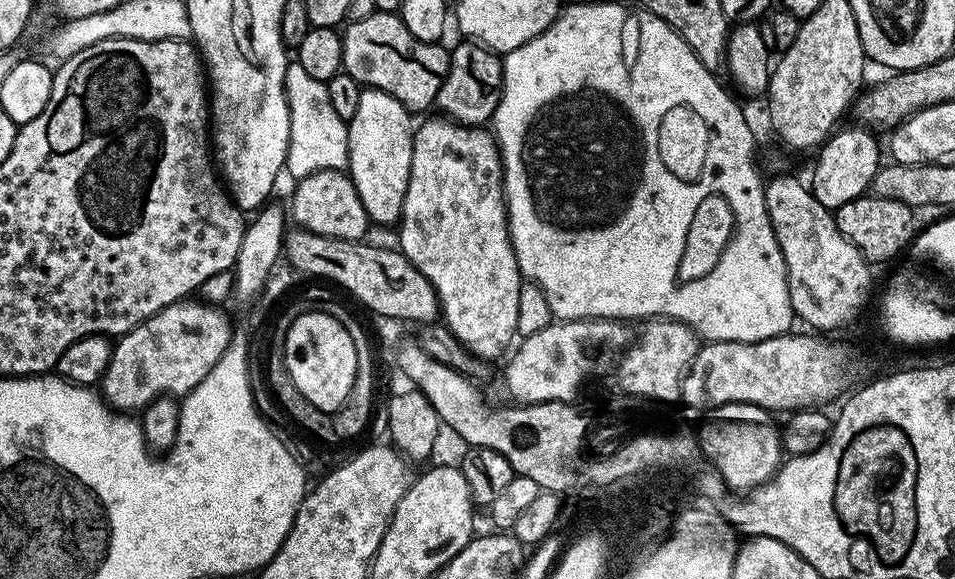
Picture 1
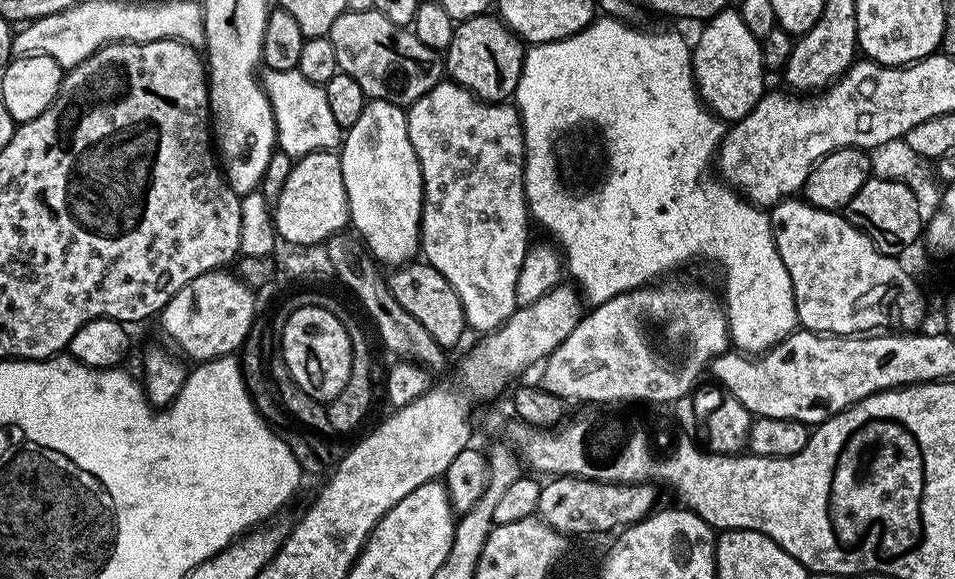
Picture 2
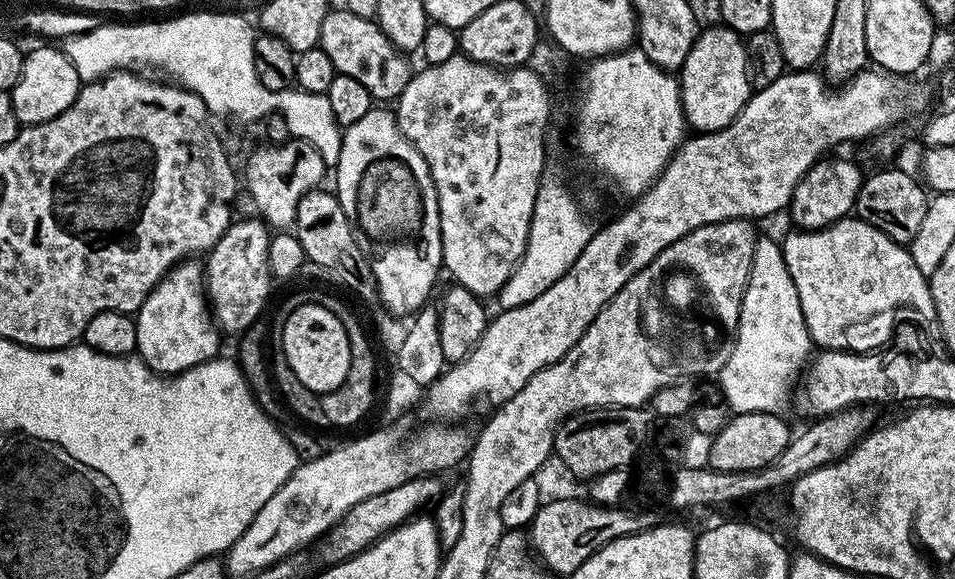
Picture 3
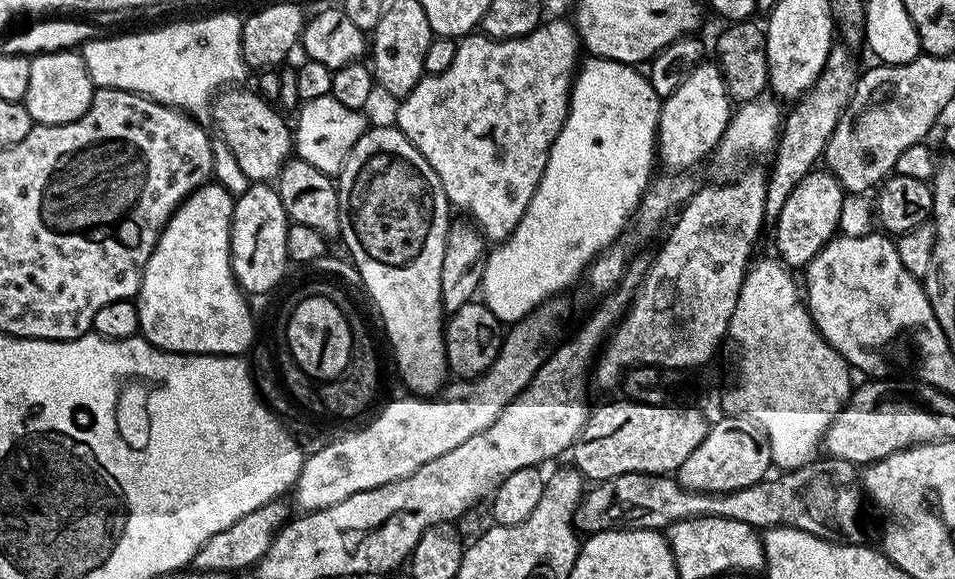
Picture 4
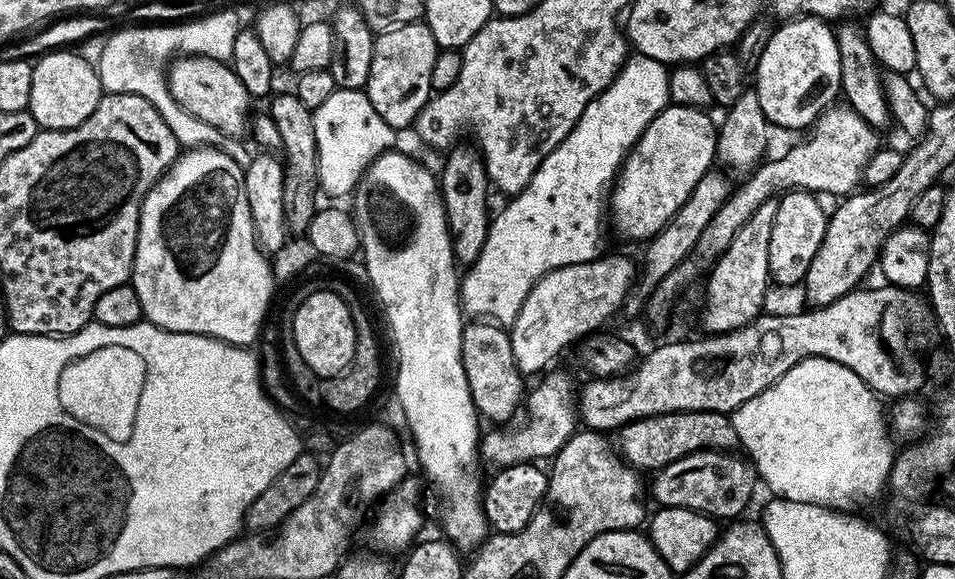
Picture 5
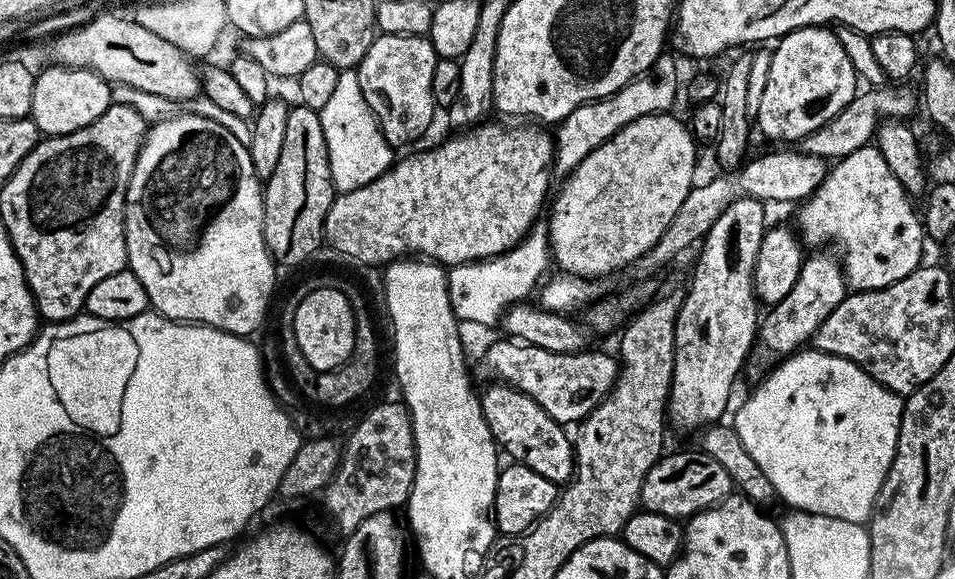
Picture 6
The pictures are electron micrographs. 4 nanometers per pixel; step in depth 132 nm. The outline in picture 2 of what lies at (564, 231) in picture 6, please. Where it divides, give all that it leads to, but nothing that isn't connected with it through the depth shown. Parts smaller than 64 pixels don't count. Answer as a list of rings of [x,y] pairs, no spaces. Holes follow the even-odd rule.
[[[727,6],[703,25],[704,28],[692,48],[692,76],[696,79],[696,90],[715,116],[725,122],[746,118],[750,110],[764,97],[766,69],[762,62],[760,41],[742,22],[739,11]]]

